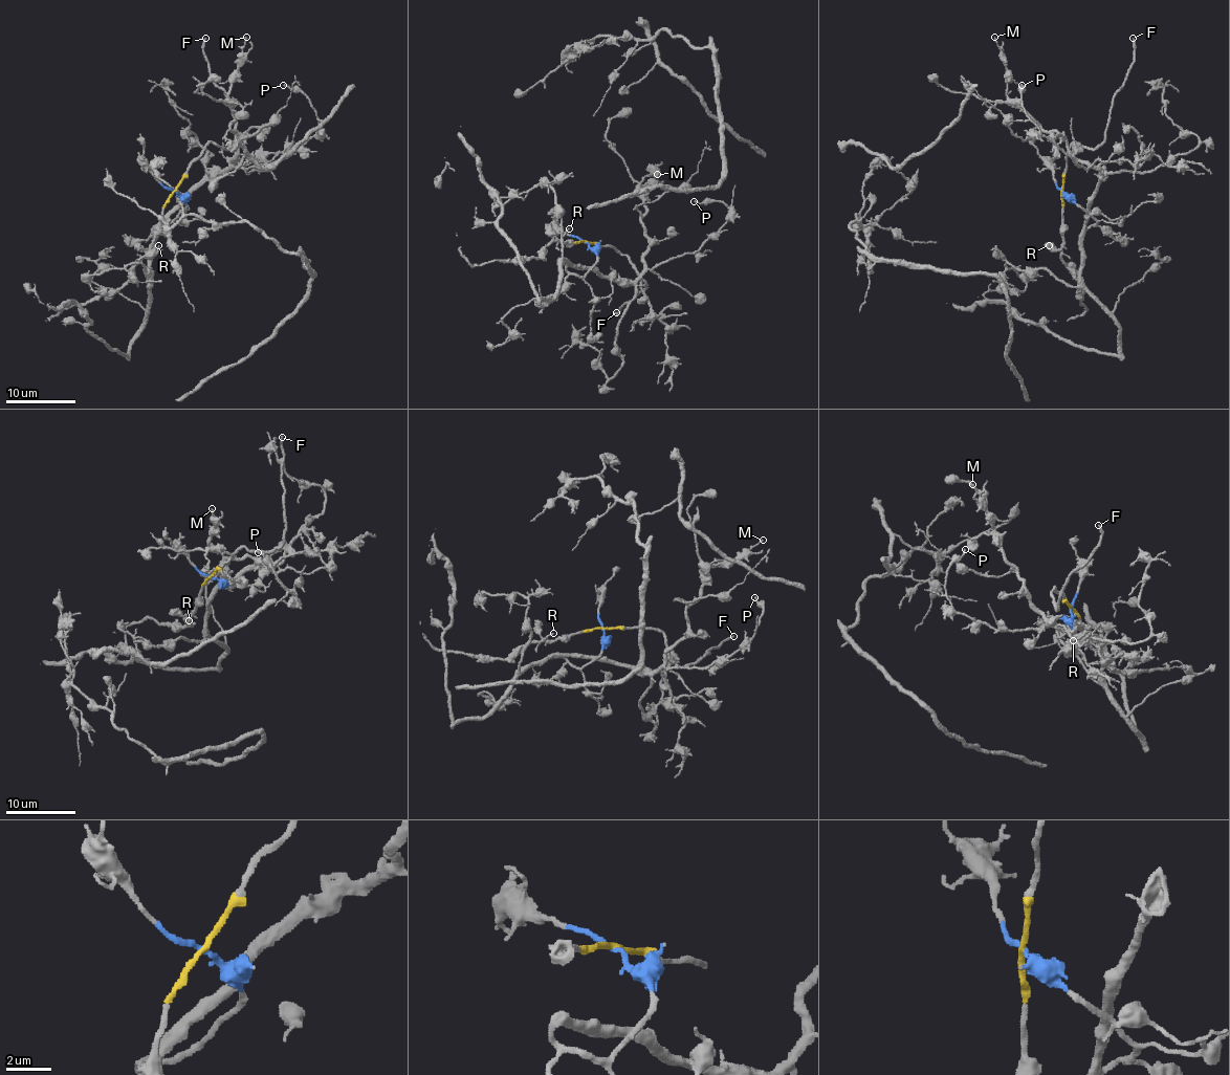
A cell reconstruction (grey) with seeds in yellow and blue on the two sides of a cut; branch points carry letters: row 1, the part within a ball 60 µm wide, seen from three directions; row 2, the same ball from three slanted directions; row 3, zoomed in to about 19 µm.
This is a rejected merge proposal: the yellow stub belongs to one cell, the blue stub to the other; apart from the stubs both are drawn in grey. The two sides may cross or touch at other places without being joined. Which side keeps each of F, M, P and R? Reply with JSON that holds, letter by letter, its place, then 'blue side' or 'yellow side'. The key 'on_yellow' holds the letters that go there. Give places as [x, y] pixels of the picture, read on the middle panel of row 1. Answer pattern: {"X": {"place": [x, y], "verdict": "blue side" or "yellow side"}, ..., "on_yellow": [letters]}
{"F": {"place": [616, 312], "verdict": "yellow side"}, "M": {"place": [657, 174], "verdict": "blue side"}, "P": {"place": [694, 201], "verdict": "blue side"}, "R": {"place": [569, 228], "verdict": "yellow side"}, "on_yellow": ["F", "R"]}

